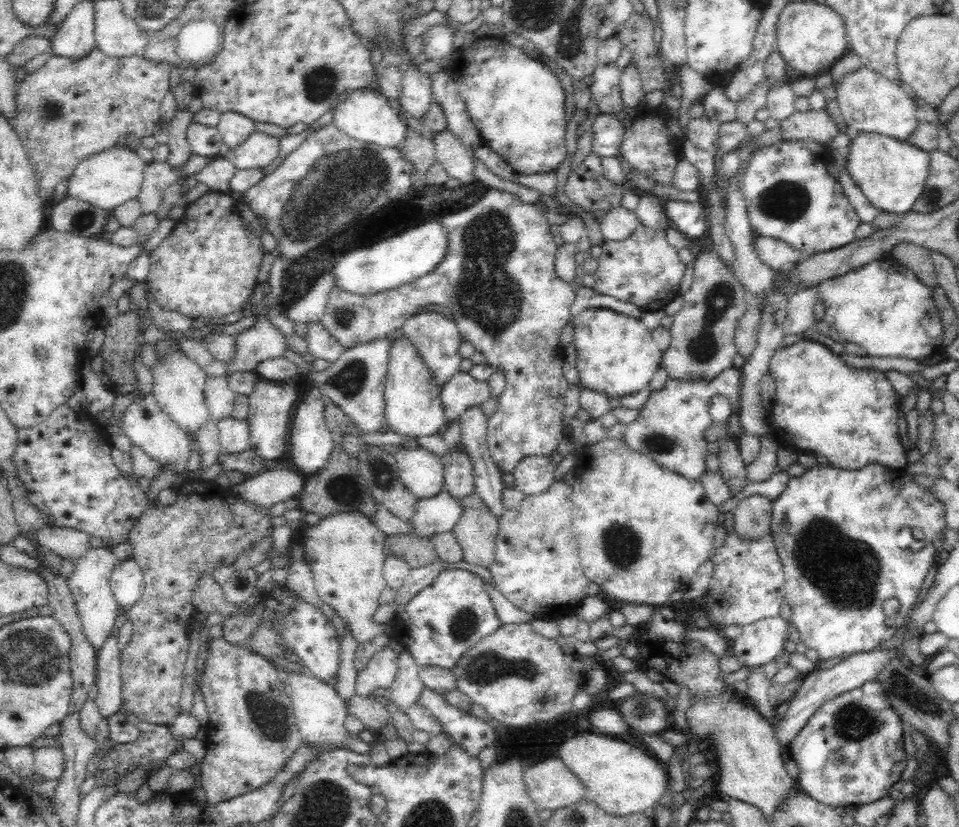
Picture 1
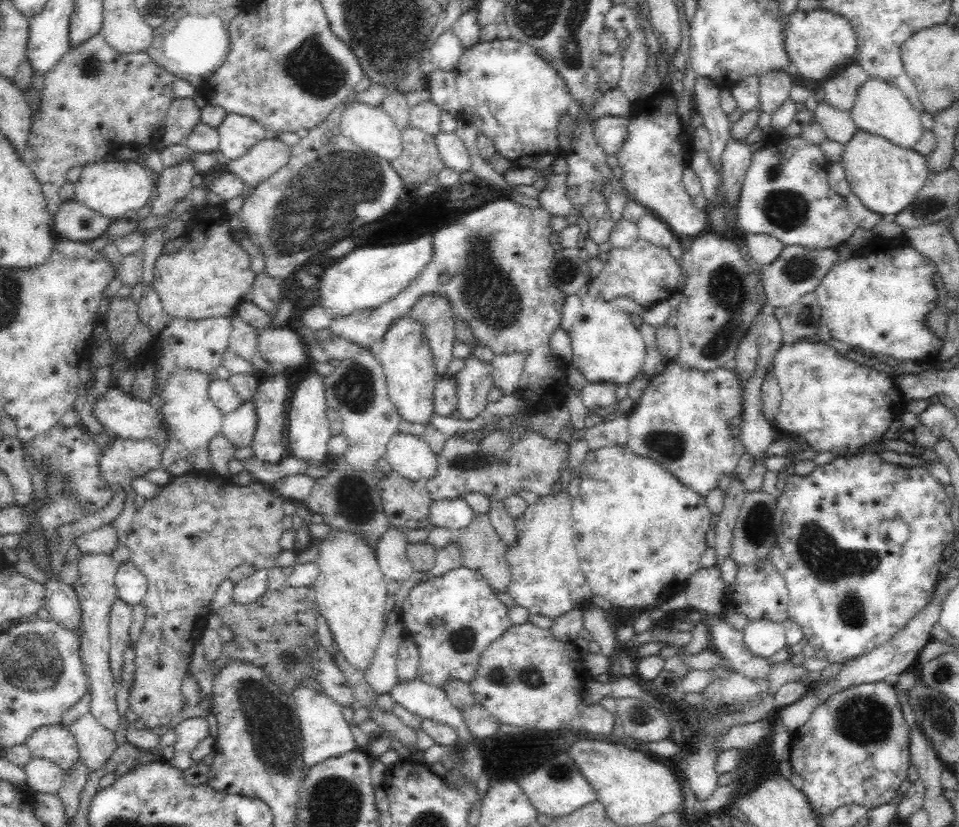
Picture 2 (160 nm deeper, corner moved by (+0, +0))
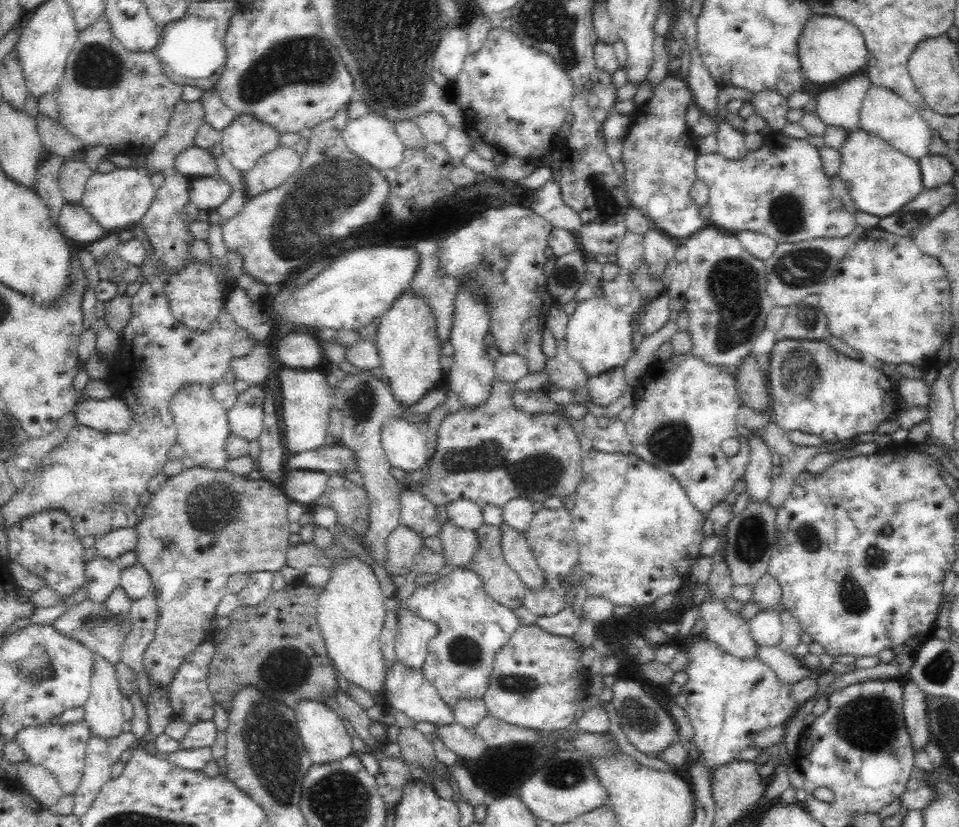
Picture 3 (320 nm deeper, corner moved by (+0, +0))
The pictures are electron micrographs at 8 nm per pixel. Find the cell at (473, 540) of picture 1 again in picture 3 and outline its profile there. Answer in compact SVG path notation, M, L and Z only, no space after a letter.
M486 523L475 530L479 549L470 565L484 581L486 592L502 606L512 610L523 606L524 583L506 564L501 549L502 531Z

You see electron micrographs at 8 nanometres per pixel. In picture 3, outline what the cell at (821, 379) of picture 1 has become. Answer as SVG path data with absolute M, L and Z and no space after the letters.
M790 337L776 340L770 352L767 378L770 383L768 388L773 423L786 433L799 430L806 434L818 435L827 443L835 443L852 439L861 433L872 433L873 429L883 424L888 416L899 412L894 409L894 402L898 400L899 394L894 381L886 377L882 371L840 354L824 341Z

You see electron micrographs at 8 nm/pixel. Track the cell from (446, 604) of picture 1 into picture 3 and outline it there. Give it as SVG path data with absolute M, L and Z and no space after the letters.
M454 570L424 586L418 585L406 604L416 616L438 627L428 643L422 669L425 679L434 686L442 701L453 712L458 699L482 699L489 687L497 652L521 625L514 611L492 599L482 578L472 570Z

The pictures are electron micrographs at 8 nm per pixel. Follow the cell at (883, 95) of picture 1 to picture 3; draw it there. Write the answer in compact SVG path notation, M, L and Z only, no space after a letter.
M871 87L862 101L859 117L860 129L880 137L898 152L918 162L922 157L930 155L929 146L933 137L929 124L913 104L906 102L894 91Z

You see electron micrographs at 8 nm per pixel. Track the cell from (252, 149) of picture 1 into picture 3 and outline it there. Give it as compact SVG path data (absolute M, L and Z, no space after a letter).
M279 146L262 155L252 170L243 174L247 198L282 186L301 165L301 155L296 149Z

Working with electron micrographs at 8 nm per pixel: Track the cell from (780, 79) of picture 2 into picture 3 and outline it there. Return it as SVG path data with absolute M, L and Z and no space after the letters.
M774 90L755 93L750 105L754 113L767 120L773 132L780 131L787 123L786 114L789 111L787 98Z

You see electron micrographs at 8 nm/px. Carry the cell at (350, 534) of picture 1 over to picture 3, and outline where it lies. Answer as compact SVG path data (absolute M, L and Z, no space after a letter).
M358 557L340 559L332 568L330 580L317 600L317 621L327 655L341 676L382 700L385 690L385 664L379 643L385 620L384 596L374 572Z

